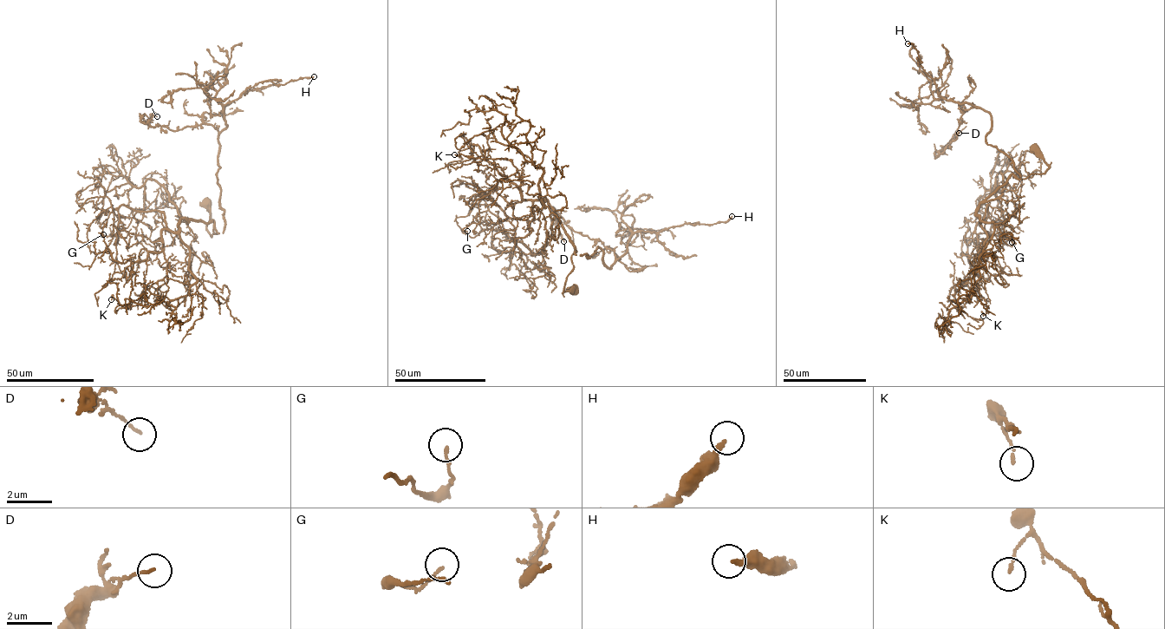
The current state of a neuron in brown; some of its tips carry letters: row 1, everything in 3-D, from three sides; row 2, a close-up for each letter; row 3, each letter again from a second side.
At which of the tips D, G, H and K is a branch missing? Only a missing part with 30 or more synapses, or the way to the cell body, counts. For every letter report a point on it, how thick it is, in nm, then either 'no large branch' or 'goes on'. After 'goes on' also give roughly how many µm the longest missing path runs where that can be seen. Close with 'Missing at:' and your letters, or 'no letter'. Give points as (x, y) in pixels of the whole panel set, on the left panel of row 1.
D: (157, 116) | 110 nm | no large branch
G: (103, 234) | 110 nm | no large branch
H: (314, 76) | 240 nm | no large branch
K: (111, 299) | 110 nm | no large branch
Missing at: no letter

